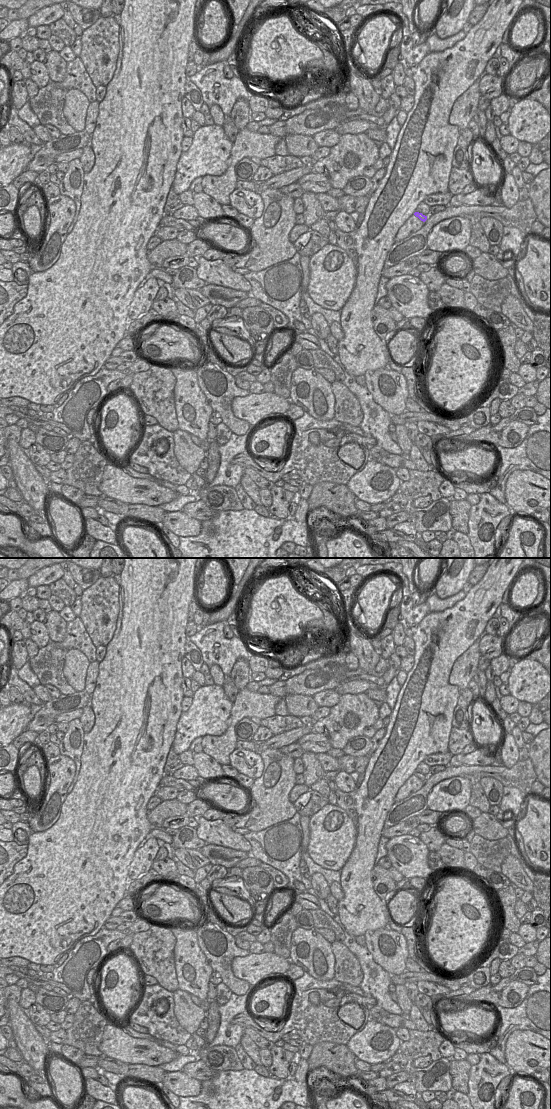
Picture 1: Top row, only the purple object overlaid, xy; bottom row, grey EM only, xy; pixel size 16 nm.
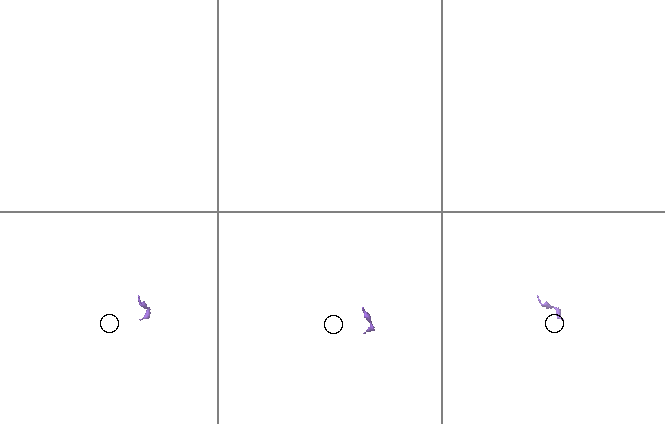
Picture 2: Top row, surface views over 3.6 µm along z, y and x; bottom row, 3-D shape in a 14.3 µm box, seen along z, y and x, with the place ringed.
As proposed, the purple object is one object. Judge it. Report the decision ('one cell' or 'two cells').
one cell

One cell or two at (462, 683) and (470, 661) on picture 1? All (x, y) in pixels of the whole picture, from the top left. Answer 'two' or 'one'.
one

